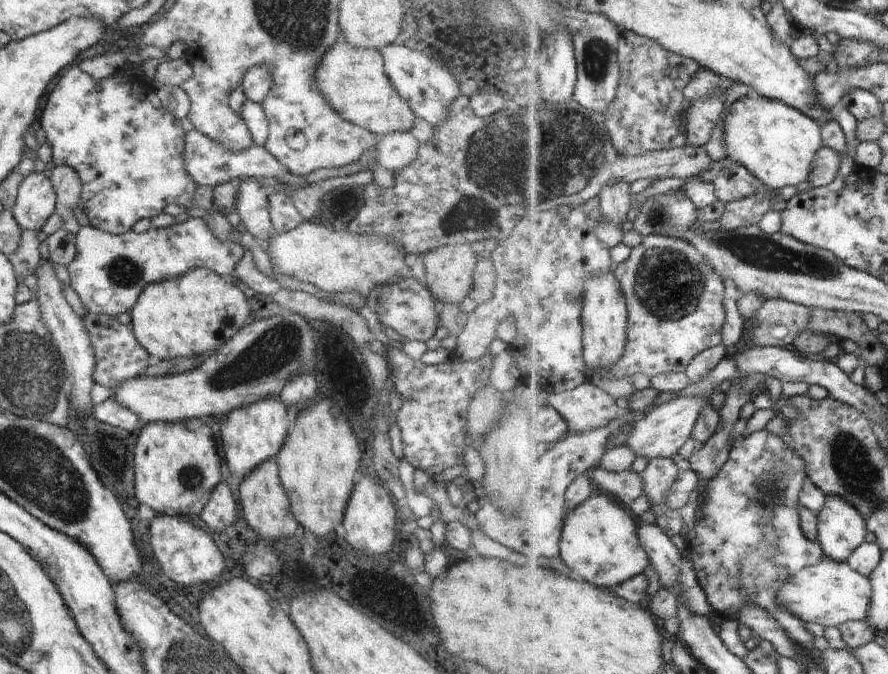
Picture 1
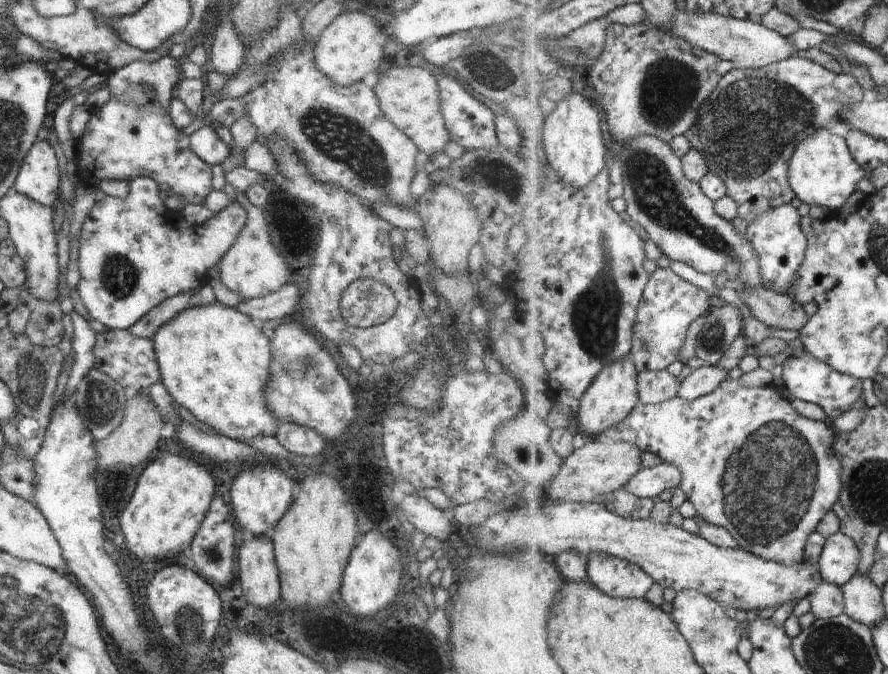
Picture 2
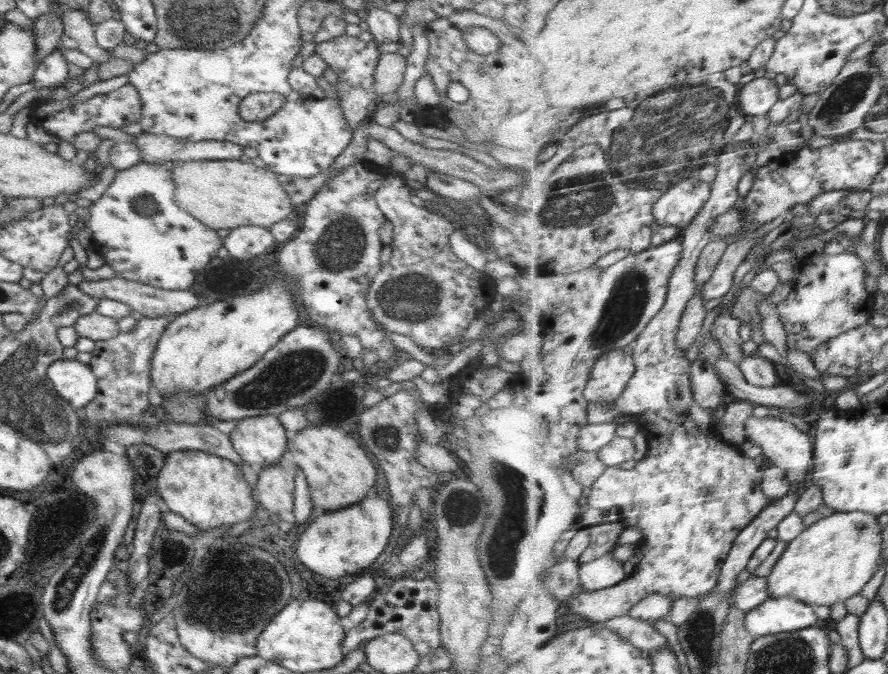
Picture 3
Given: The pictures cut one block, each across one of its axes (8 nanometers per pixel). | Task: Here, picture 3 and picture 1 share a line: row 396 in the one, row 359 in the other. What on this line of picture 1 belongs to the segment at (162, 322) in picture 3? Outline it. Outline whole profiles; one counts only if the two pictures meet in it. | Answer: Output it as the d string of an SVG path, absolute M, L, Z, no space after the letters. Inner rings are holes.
M86 313L82 316L82 319L95 354L93 377L96 383L100 383L112 390L118 381L142 376L148 366L150 355L147 350L140 346L130 325L123 325L118 321L117 317L106 315Z

